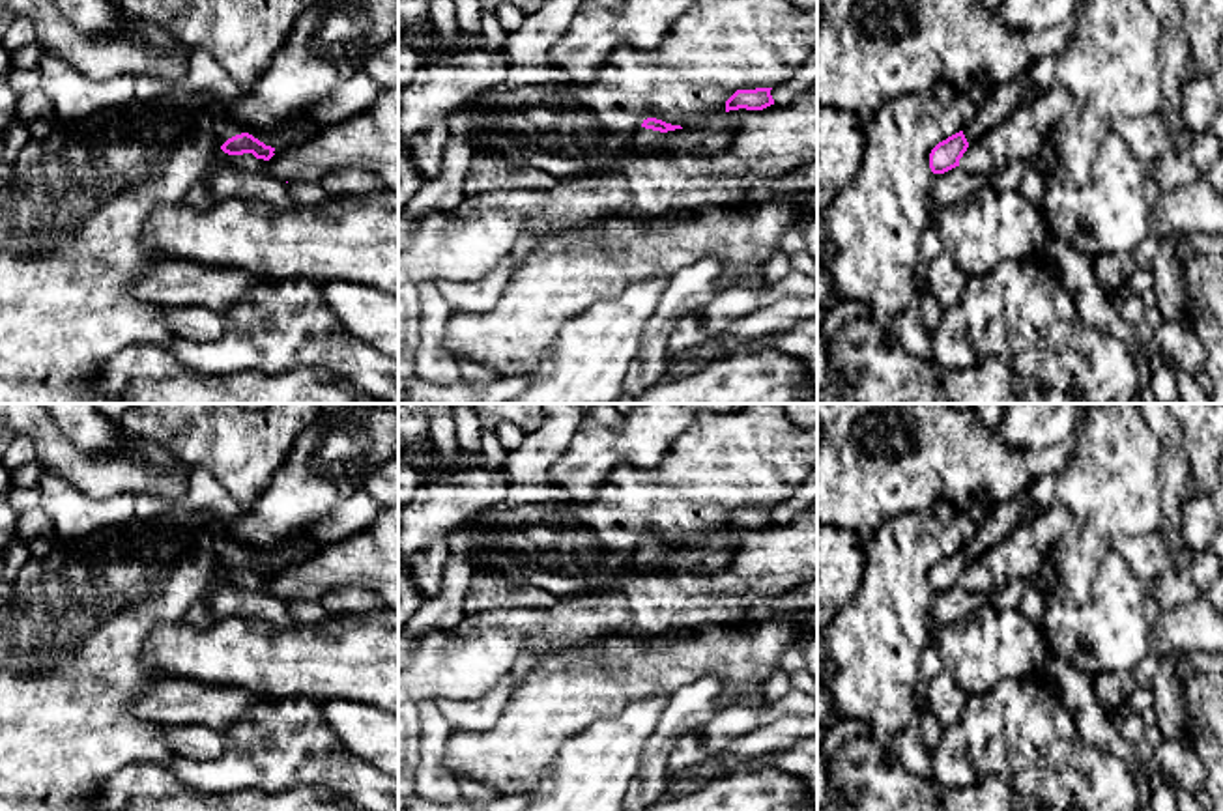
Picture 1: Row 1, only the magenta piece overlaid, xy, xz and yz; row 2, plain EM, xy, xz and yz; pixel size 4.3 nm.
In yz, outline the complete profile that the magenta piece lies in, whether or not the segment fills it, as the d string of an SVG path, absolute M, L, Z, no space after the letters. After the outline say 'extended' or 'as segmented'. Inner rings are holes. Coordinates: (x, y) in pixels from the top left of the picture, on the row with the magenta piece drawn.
M1019 78L991 86L987 97L976 107L974 118L959 133L948 136L931 149L931 172L944 174L959 166L959 159L967 148L1012 114L1012 110L1019 105L1019 93Z; extended

